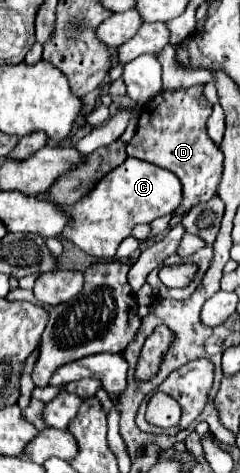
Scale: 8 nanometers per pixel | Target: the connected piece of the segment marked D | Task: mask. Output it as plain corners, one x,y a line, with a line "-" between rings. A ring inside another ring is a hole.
195,85
181,91
161,91
153,97
139,115
135,137
127,145
127,155
147,163
155,163
175,173
185,187
183,201
173,215
183,215
199,203
207,203
217,195
217,187
223,171
223,153
207,137
205,121
211,115
211,103
203,97
203,85

